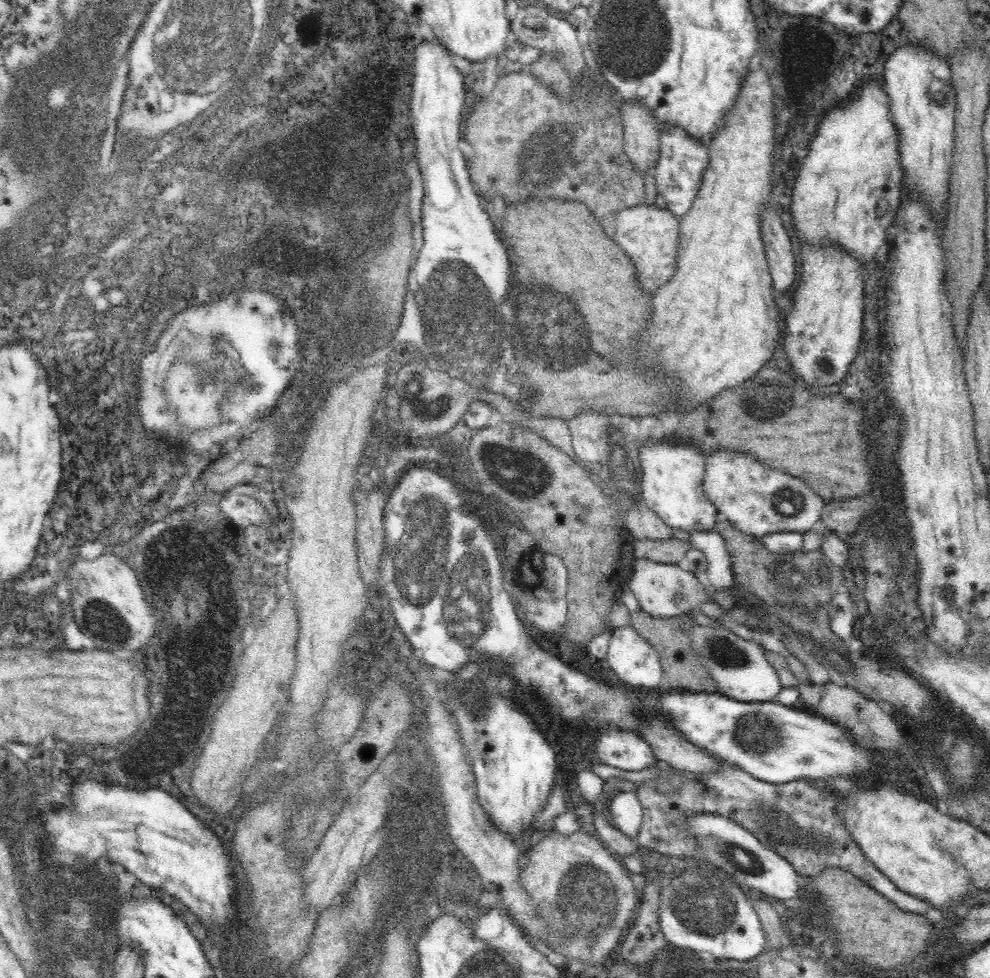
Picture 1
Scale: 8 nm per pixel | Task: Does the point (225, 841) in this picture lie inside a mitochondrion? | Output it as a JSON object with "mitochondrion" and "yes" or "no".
{"mitochondrion":"no"}

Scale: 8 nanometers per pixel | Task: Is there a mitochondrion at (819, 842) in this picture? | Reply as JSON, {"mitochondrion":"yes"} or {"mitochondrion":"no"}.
{"mitochondrion":"yes"}

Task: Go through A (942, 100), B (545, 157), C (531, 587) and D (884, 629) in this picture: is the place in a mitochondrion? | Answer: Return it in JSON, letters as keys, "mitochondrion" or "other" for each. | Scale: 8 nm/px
{"A":"other","B":"mitochondrion","C":"other","D":"other"}

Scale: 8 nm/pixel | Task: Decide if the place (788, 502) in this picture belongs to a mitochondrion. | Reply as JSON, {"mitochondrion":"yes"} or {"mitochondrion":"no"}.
{"mitochondrion":"yes"}

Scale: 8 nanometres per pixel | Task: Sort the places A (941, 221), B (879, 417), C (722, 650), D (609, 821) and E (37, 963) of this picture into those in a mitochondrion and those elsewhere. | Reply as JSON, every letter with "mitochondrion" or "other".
{"A":"other","B":"other","C":"mitochondrion","D":"other","E":"mitochondrion"}

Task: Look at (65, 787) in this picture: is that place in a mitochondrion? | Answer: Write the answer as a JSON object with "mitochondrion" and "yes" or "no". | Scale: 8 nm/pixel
{"mitochondrion":"yes"}

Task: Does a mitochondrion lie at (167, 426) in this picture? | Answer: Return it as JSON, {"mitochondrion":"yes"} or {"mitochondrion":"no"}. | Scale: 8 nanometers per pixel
{"mitochondrion":"yes"}

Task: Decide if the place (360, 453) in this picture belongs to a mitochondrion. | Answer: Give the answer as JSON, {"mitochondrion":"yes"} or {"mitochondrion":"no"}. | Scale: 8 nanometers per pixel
{"mitochondrion":"no"}

